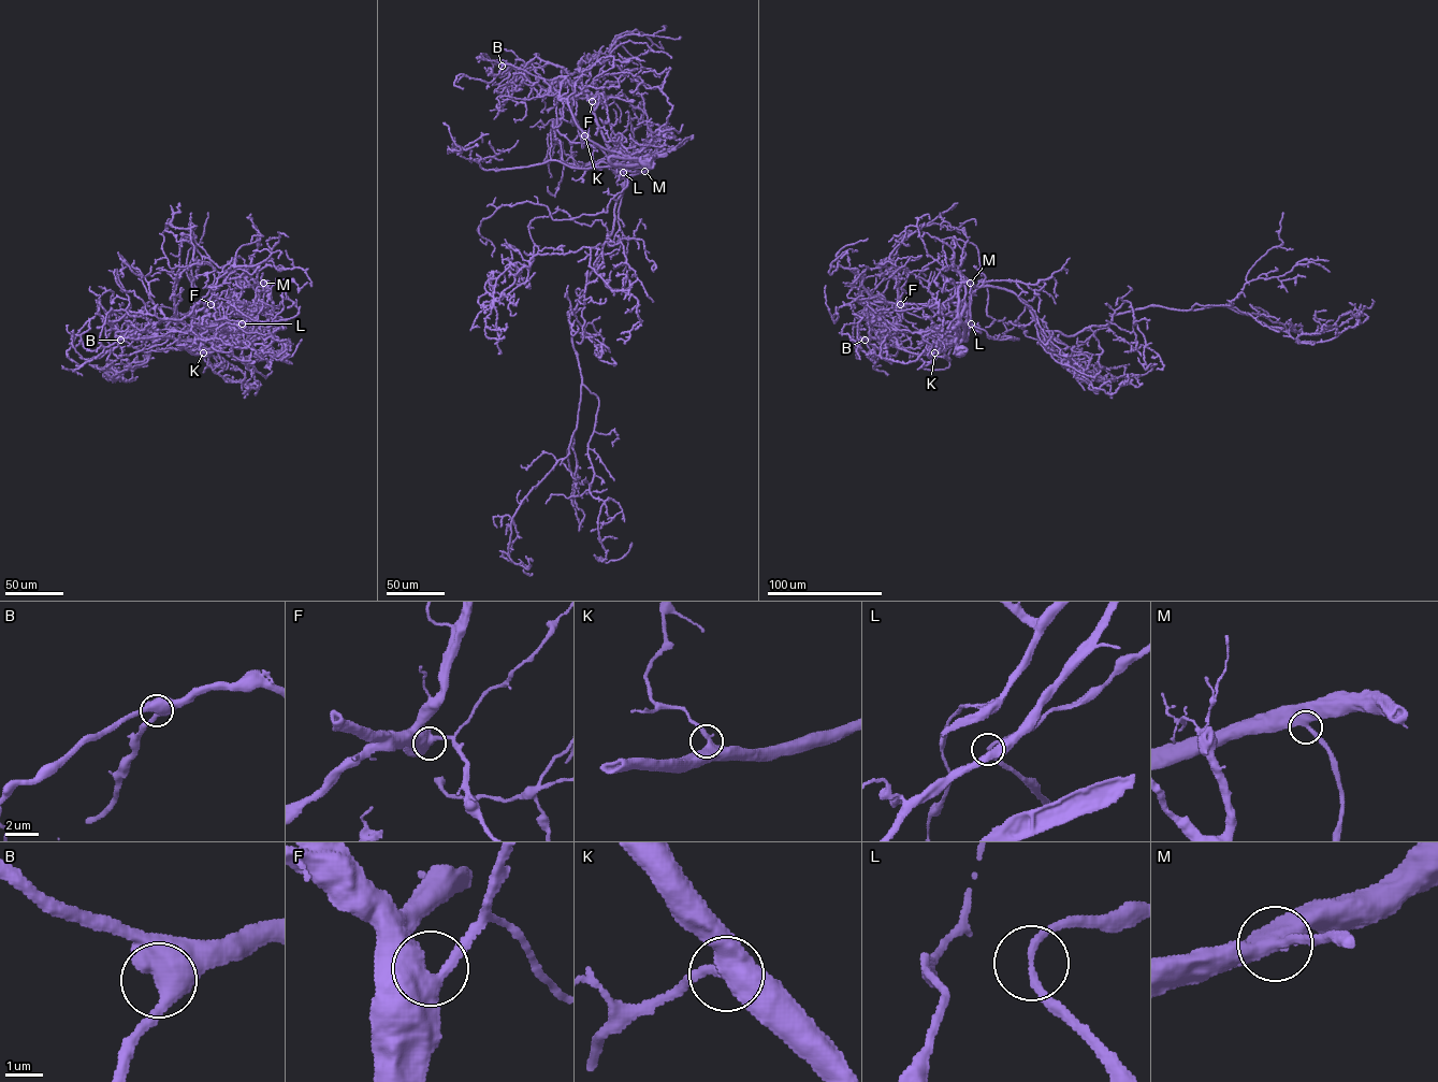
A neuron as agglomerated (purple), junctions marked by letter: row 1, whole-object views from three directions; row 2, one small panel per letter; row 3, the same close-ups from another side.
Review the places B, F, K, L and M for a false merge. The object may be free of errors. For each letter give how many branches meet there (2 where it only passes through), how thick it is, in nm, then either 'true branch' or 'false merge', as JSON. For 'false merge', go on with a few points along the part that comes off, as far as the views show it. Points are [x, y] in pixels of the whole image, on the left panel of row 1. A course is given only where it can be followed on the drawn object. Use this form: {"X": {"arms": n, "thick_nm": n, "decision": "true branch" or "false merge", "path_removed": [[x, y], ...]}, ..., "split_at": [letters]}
{"B": {"arms": 2, "thick_nm": 550, "decision": "true branch"}, "F": {"arms": 2, "thick_nm": 600, "decision": "true branch"}, "K": {"arms": 2, "thick_nm": 460, "decision": "true branch"}, "L": {"arms": 2, "thick_nm": 200, "decision": "true branch"}, "M": {"arms": 2, "thick_nm": 500, "decision": "true branch"}, "split_at": []}

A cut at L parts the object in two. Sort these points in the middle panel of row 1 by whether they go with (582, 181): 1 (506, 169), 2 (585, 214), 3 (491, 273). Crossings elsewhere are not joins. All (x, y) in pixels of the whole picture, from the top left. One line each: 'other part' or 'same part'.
1: same part
2: other part
3: same part

